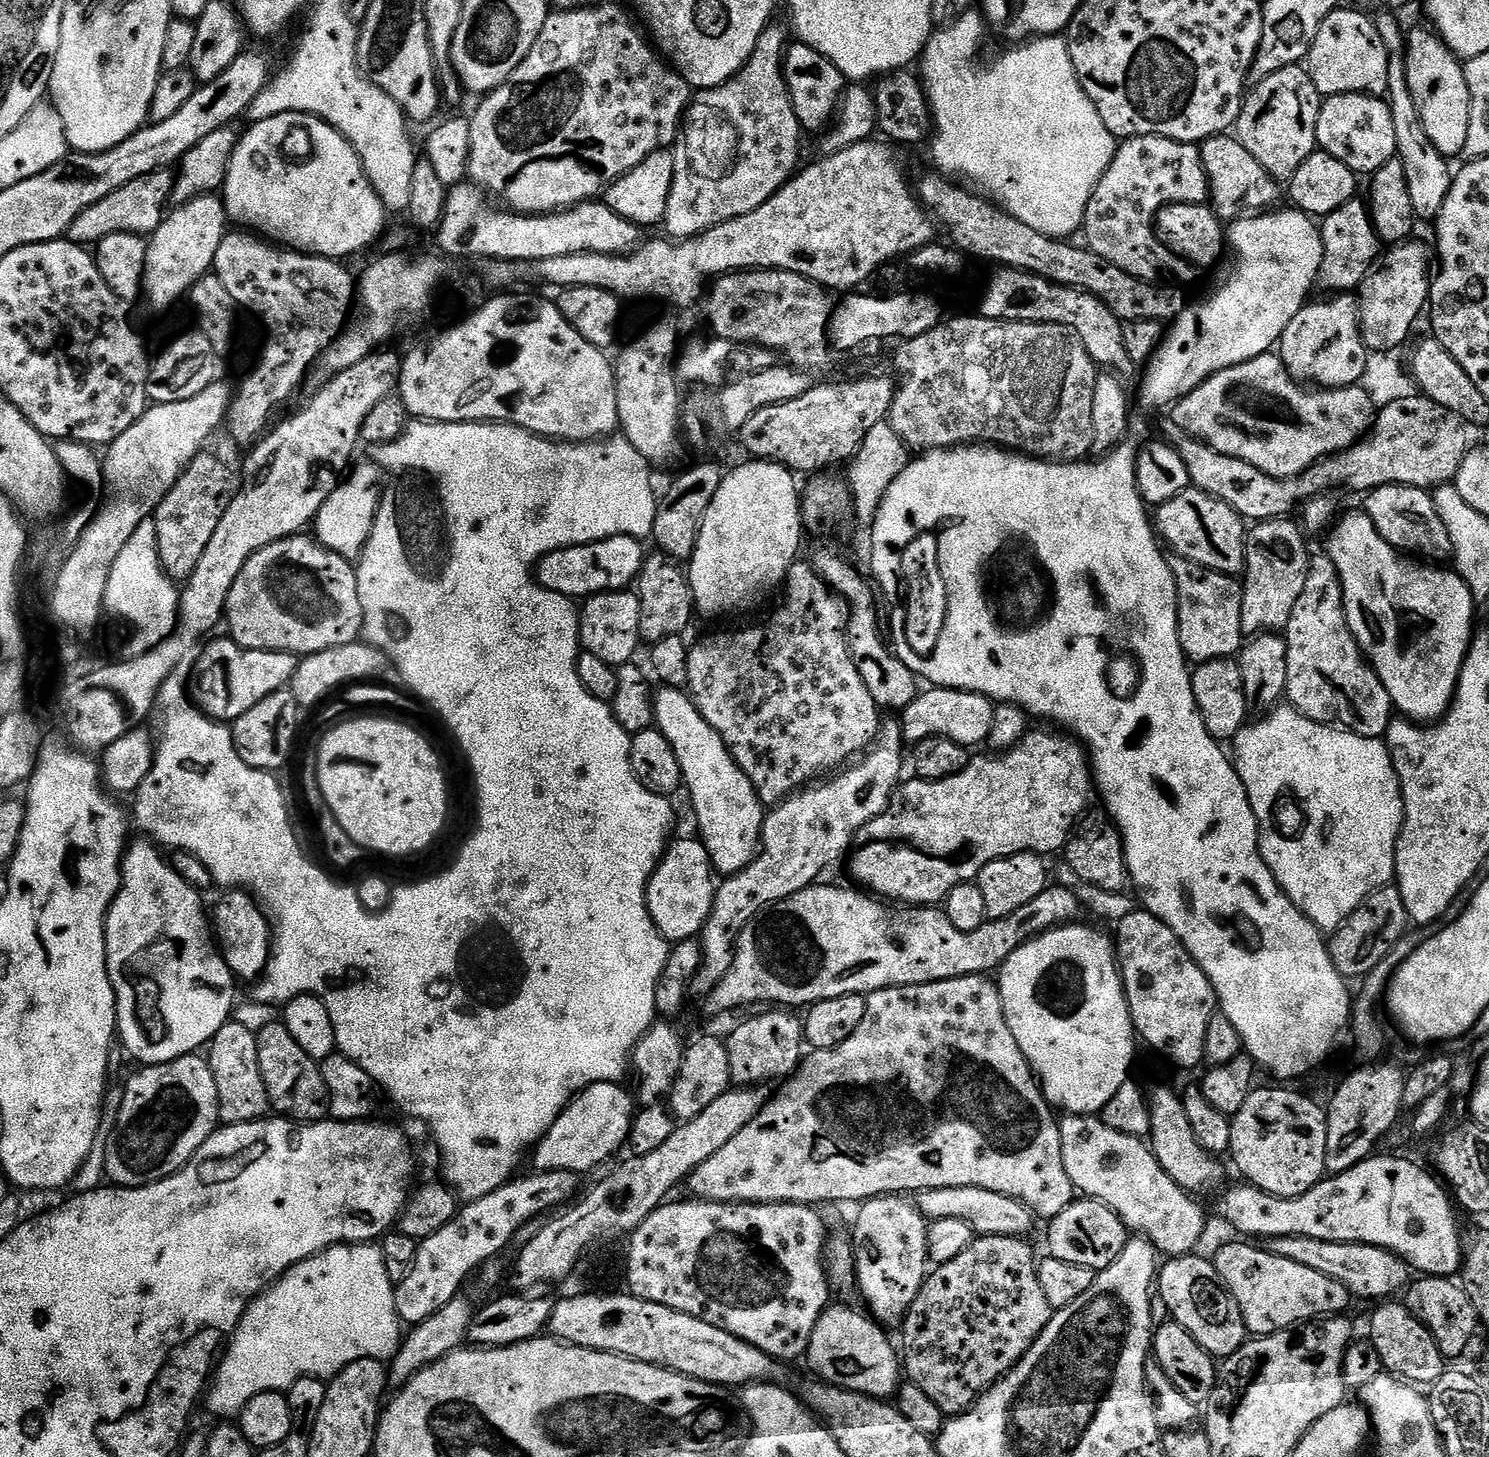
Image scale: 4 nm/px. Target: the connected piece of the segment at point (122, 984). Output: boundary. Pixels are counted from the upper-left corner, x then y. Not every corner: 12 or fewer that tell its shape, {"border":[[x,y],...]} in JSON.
{"border":[[129,843],[104,924],[119,1043],[193,1055],[237,1007],[201,893]]}

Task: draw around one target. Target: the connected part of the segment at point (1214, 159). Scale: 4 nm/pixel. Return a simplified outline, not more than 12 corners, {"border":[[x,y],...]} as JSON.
{"border":[[1235,135],[1199,145],[1221,222],[1275,209],[1273,178]]}

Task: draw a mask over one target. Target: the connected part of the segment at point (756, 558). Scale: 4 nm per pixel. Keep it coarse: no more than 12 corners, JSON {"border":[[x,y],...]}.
{"border":[[752,458],[686,568],[699,615],[779,589],[799,557],[791,468]]}

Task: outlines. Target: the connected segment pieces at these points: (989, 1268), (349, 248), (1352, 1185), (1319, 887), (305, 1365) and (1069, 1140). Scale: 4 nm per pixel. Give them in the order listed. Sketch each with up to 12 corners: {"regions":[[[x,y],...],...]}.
{"regions":[[[976,1236],[929,1271],[903,1375],[968,1411],[1046,1330],[1038,1256]],[[305,112],[245,127],[233,225],[343,261],[386,209],[338,129]],[[1373,1154],[1298,1198],[1229,1187],[1244,1238],[1369,1244],[1455,1277],[1464,1246],[1431,1171]],[[1277,706],[1230,748],[1325,934],[1396,878],[1387,743]],[[375,1243],[334,1244],[244,1311],[208,1408],[400,1349]],[[1096,1114],[1059,1121],[1081,1197],[1161,1257],[1204,1236],[1203,1210],[1141,1137]]]}

